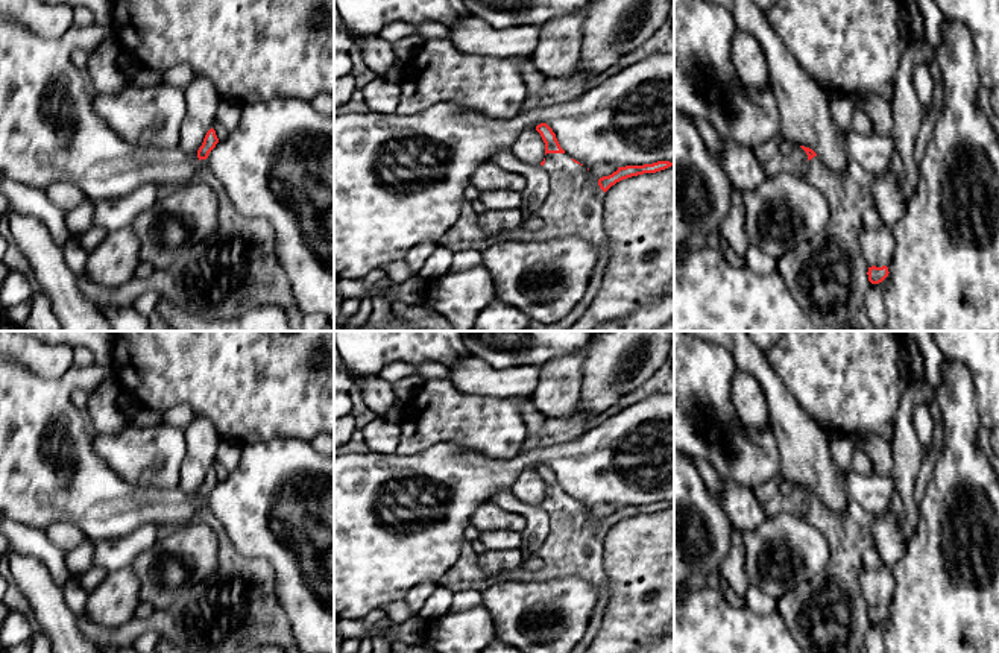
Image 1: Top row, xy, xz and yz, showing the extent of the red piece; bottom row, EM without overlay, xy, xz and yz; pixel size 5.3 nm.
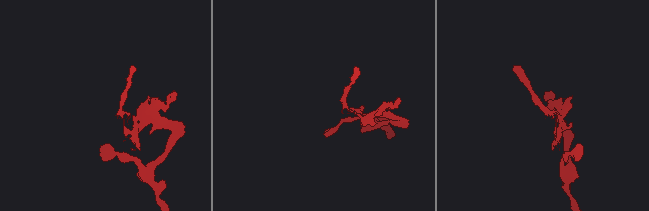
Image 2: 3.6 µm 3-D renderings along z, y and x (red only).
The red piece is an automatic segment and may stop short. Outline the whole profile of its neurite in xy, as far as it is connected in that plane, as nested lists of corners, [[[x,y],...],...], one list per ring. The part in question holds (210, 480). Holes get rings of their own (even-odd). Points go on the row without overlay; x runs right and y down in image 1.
[[[211,468],[211,469],[206,472],[206,475],[205,475],[205,478],[203,478],[203,483],[202,483],[202,486],[200,486],[199,491],[197,491],[197,498],[199,498],[199,501],[200,501],[200,500],[206,500],[208,495],[210,495],[210,492],[216,487],[217,483],[219,483],[219,478],[217,478],[217,475],[216,475],[216,471]]]

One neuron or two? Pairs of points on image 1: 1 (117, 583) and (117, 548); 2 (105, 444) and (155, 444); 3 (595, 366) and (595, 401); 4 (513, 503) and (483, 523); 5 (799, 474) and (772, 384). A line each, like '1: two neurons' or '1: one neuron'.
1: two neurons
2: one neuron
3: one neuron
4: two neurons
5: one neuron

